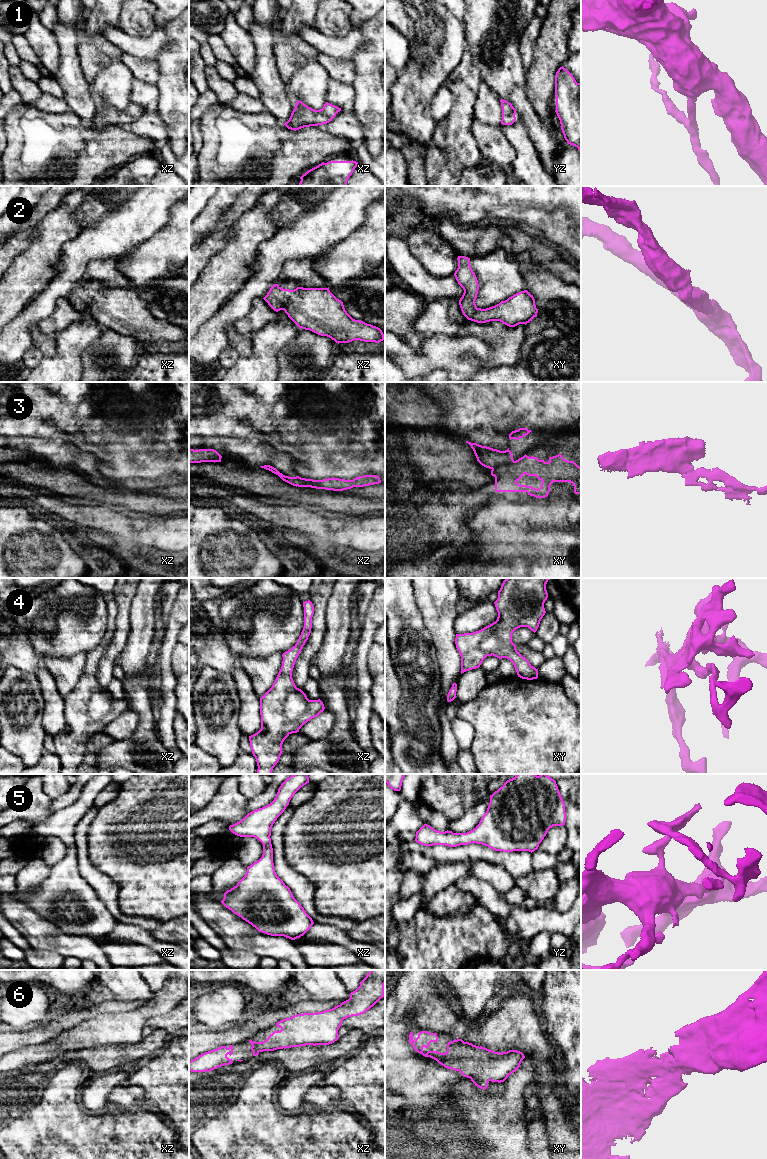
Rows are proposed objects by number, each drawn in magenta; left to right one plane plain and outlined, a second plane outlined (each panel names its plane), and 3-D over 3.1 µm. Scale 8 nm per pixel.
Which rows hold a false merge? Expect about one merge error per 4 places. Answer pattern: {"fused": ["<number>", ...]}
{"fused": ["3"]}

